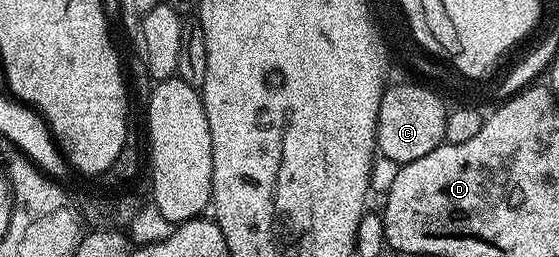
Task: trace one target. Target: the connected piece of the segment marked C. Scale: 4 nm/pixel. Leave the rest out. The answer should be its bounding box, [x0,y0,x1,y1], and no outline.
[375,89,445,164]

